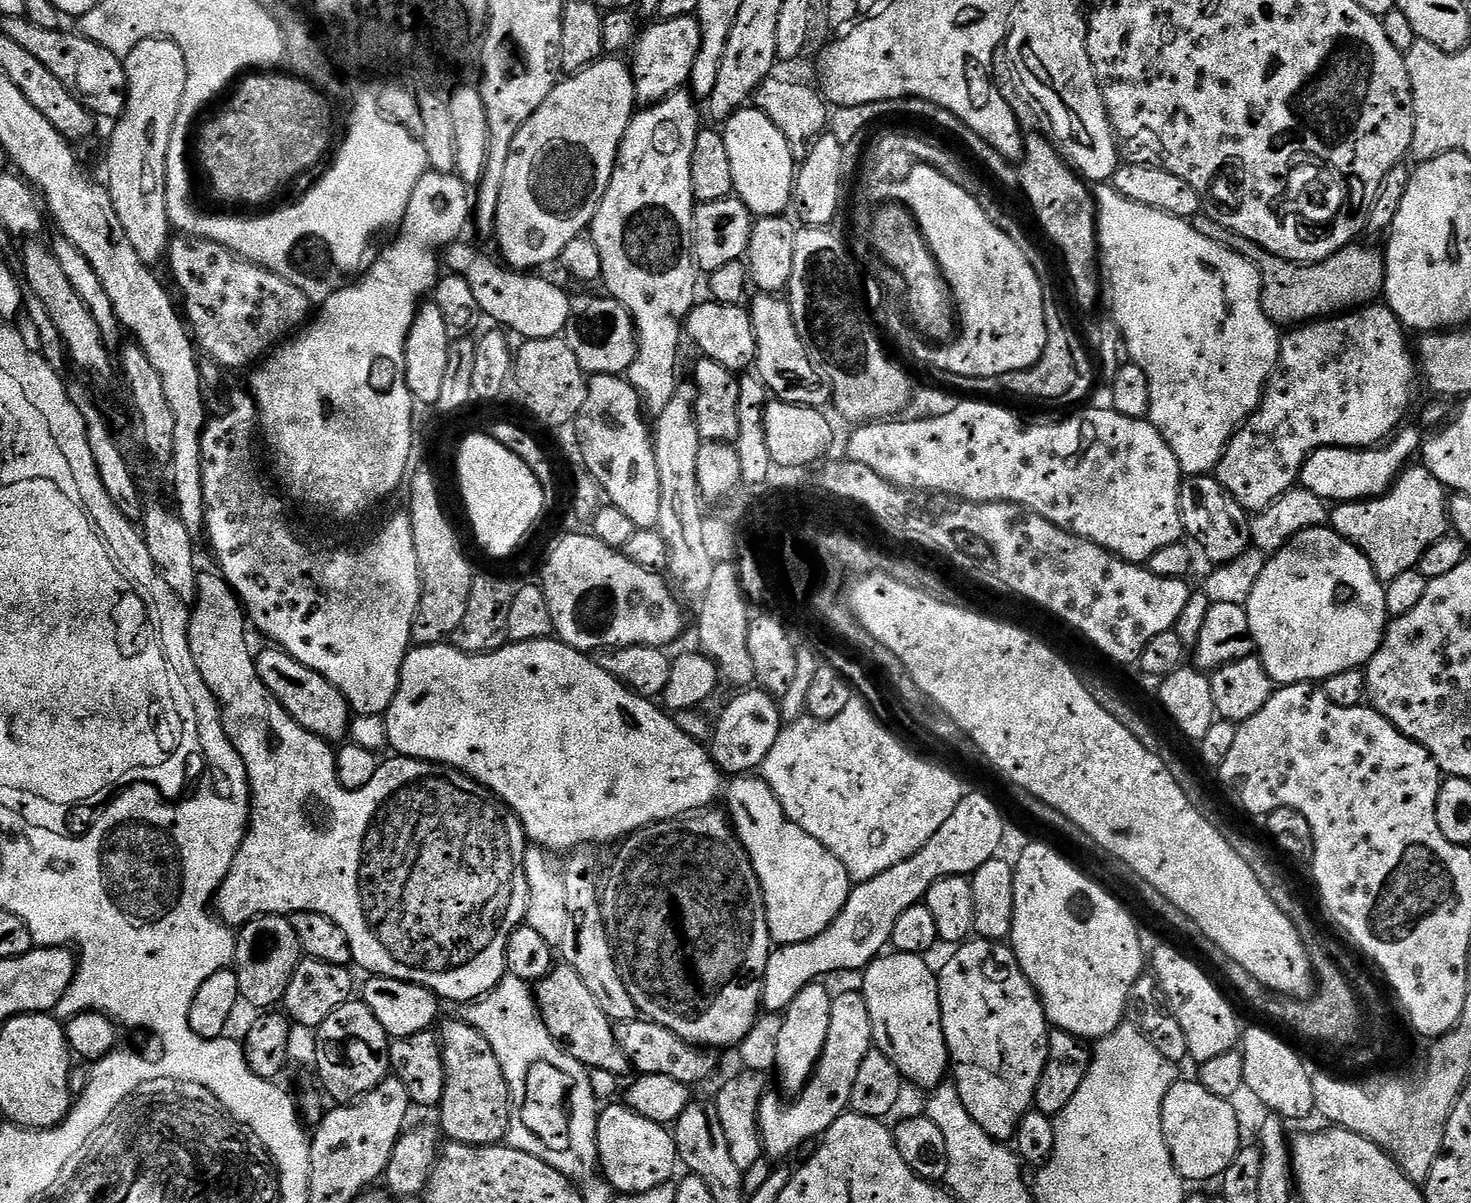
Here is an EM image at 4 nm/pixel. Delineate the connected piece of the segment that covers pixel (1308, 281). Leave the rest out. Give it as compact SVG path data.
M1207 214L1195 217L1194 226L1202 238L1210 238L1230 251L1244 256L1260 272L1260 304L1264 313L1277 326L1303 326L1321 318L1331 318L1337 314L1347 314L1359 310L1381 299L1384 291L1384 257L1378 251L1367 248L1364 242L1347 244L1317 264L1292 264L1259 248L1250 238L1231 232L1216 224Z

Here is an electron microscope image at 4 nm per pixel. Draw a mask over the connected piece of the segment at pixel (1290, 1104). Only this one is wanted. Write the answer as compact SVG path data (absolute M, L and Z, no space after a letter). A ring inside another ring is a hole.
M1252 1028L1243 1033L1242 1051L1246 1066L1245 1089L1253 1092L1268 1107L1269 1113L1285 1121L1304 1120L1316 1112L1312 1072L1304 1065L1304 1060L1284 1040L1279 1040L1264 1028Z

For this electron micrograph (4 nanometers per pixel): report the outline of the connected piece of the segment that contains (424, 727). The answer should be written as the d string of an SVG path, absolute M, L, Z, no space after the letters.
M559 638L517 644L509 642L496 652L487 652L481 656L471 656L469 652L462 652L451 642L413 647L404 658L404 665L400 671L400 689L394 694L384 721L393 753L413 756L416 760L429 760L431 764L447 764L449 768L456 768L474 778L479 784L489 788L499 800L503 800L504 805L520 819L524 835L533 845L552 854L569 854L584 844L602 846L611 840L620 842L648 824L675 820L678 816L707 809L715 805L712 803L719 798L720 791L724 788L723 782L720 781L722 773L712 760L711 751L701 741L687 736L659 703L632 692L625 684L606 674L606 670L602 670L602 666L598 666L589 653L571 648Z

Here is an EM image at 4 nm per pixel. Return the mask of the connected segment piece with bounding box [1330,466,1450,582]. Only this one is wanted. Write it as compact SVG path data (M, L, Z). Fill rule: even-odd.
M1423 466L1405 467L1404 471L1396 477L1395 482L1392 484L1392 489L1384 496L1378 496L1374 500L1351 500L1349 504L1336 504L1330 512L1330 527L1332 531L1337 532L1344 540L1349 540L1354 547L1359 550L1362 555L1370 562L1370 566L1374 570L1374 574L1381 582L1387 582L1398 578L1398 574L1406 574L1406 570L1417 567L1422 558L1422 554L1426 554L1426 550L1430 550L1430 546L1434 546L1434 542L1438 542L1442 537L1449 535L1450 521L1448 519L1448 502L1450 499L1449 493L1446 491L1442 482L1438 482L1438 478L1434 478L1434 474L1430 474L1430 470Z

